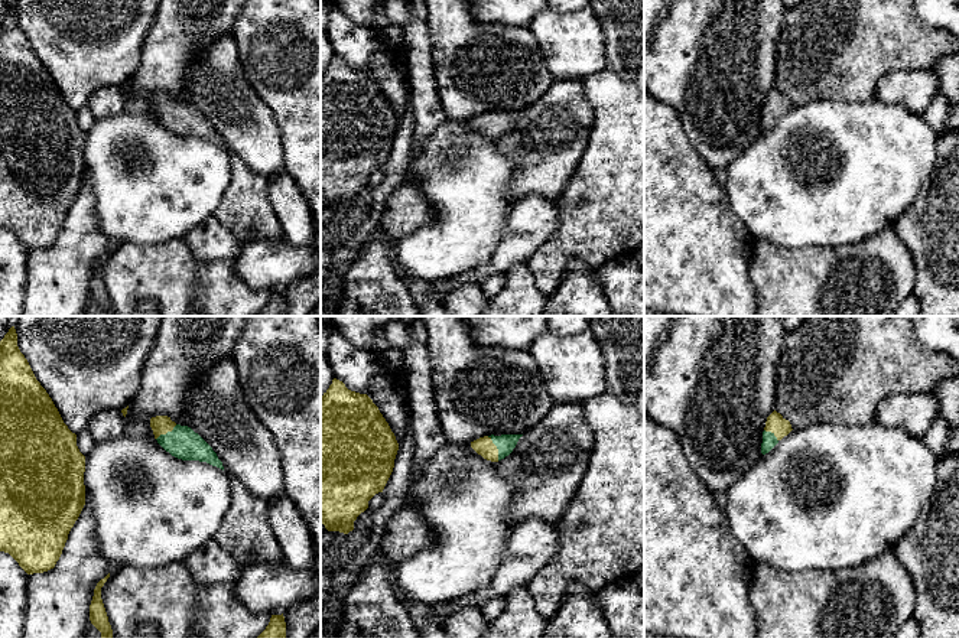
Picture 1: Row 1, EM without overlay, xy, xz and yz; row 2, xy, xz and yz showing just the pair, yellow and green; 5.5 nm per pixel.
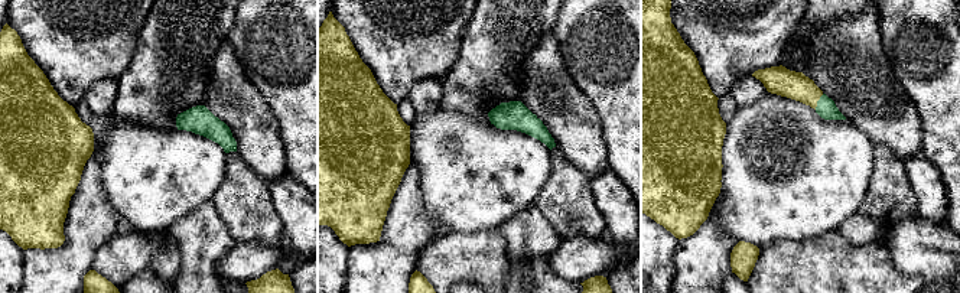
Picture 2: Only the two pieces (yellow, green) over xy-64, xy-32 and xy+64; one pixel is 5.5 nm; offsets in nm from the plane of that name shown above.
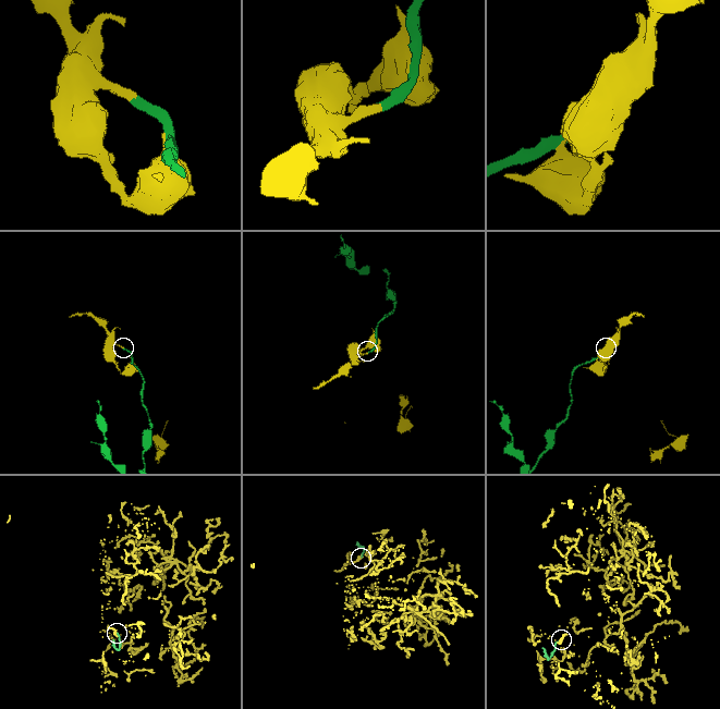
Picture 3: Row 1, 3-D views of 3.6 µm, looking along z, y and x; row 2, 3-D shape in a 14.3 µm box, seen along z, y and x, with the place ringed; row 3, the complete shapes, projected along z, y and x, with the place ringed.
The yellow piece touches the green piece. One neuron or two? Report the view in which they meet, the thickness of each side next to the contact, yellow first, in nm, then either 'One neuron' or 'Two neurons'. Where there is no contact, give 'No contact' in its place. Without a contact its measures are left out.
Touches yellow in xz. Thickness 110 nm (yellow) against 100 nm. One neuron

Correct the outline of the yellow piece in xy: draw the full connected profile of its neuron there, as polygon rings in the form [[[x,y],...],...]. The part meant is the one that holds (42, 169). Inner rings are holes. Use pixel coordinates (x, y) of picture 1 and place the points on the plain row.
[[[12,3],[0,17],[0,228],[9,230],[27,251],[48,248],[59,237],[85,182],[84,149],[85,133],[77,123],[77,111],[64,100],[52,75],[36,56]]]

